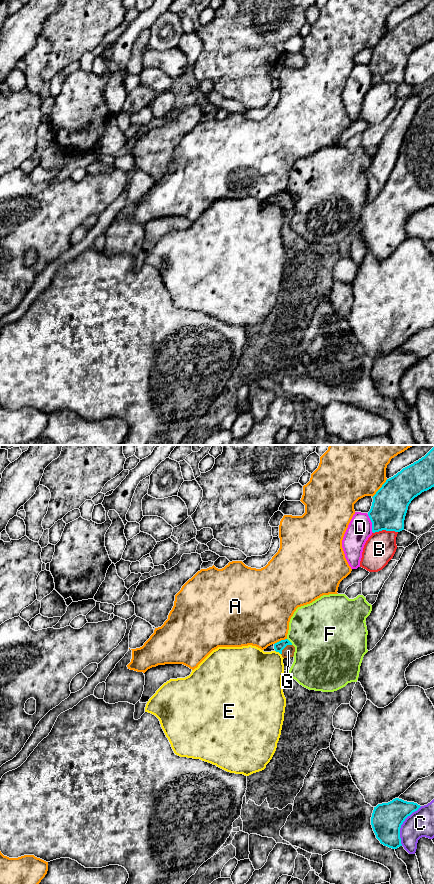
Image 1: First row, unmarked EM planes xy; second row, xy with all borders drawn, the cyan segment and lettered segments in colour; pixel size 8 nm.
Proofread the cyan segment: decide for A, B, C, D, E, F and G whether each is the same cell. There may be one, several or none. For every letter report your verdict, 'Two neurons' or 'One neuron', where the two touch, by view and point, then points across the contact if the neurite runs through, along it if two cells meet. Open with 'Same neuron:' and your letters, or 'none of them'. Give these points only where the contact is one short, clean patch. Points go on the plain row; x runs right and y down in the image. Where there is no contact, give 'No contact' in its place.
Same neuron: G
A: Two neurons. Touches cyan at xy (380, 40)
B: Two neurons. Touches cyan at xy (385, 81)
C: Two neurons. Touches cyan at xy (402, 375)
D: Two neurons. Touches cyan at xy (372, 75)
E: Two neurons. Touches cyan at xy (278, 203)
F: Two neurons. Touches cyan at xy (289, 193)
G: One neuron. Touches cyan at xy (284, 199). Path across: xy (279, 198), (284, 199), (288, 203)

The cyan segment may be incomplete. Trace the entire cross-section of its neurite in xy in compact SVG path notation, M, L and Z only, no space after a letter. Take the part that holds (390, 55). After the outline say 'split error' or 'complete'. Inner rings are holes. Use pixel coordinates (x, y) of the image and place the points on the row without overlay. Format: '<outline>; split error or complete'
M434 0L418 13L387 31L372 49L372 58L368 64L372 84L404 82L409 56L415 49L432 39L434 39Z; complete

